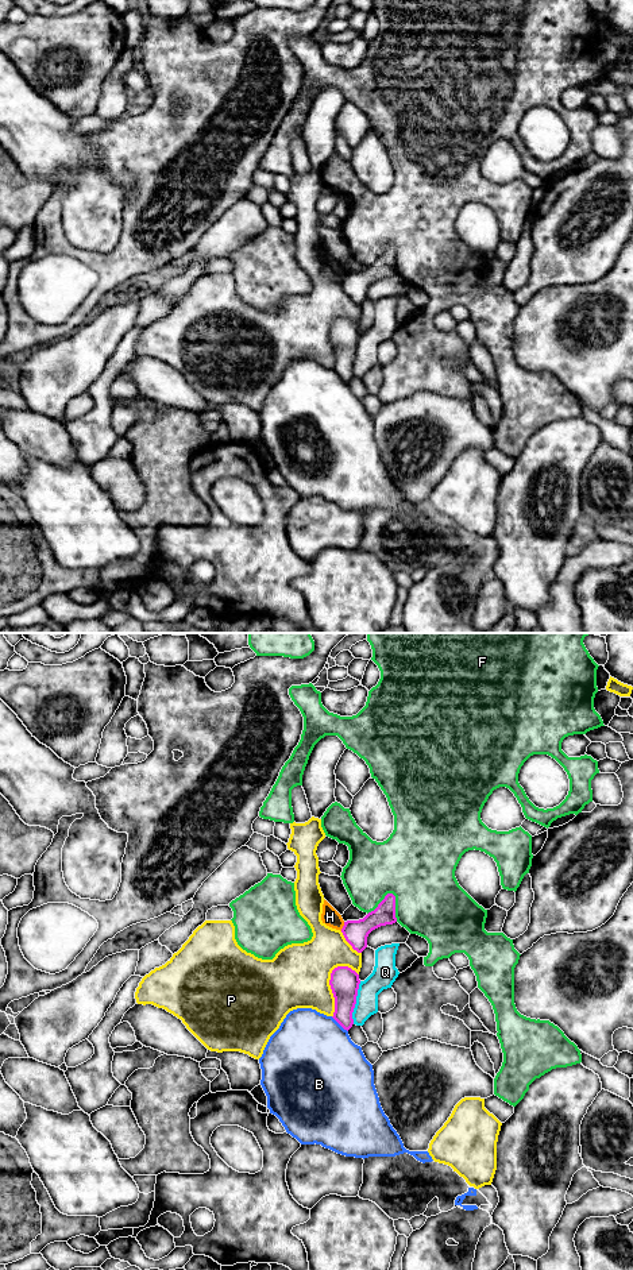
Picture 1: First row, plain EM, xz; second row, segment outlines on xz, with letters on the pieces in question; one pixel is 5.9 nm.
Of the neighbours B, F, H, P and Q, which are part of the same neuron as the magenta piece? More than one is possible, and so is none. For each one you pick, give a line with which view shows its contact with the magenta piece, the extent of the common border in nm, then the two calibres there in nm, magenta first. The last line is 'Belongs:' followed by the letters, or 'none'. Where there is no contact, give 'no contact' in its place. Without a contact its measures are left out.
Belongs: none

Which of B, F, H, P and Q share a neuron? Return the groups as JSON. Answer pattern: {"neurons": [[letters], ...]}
{"neurons": [["B"], ["F"], ["H"], ["P"], ["Q"]]}

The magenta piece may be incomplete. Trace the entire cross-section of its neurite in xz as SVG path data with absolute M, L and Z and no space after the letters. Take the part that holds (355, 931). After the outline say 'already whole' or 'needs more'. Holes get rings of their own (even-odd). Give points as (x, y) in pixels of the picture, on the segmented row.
M387 893L363 919L344 922L341 933L352 949L362 953L367 947L367 937L373 930L395 922L395 896Z | already whole

